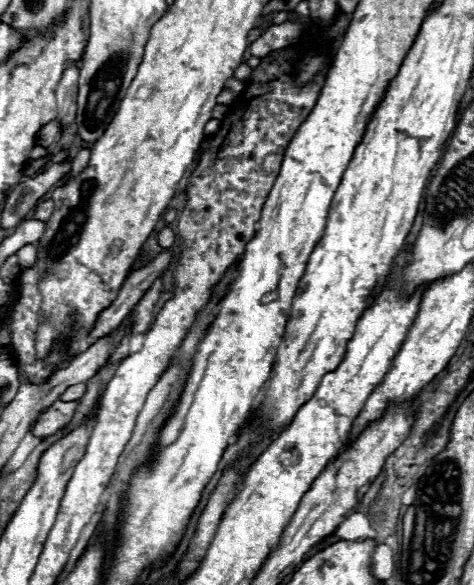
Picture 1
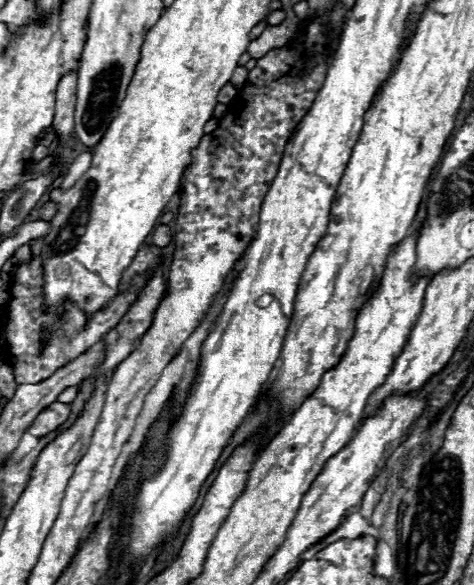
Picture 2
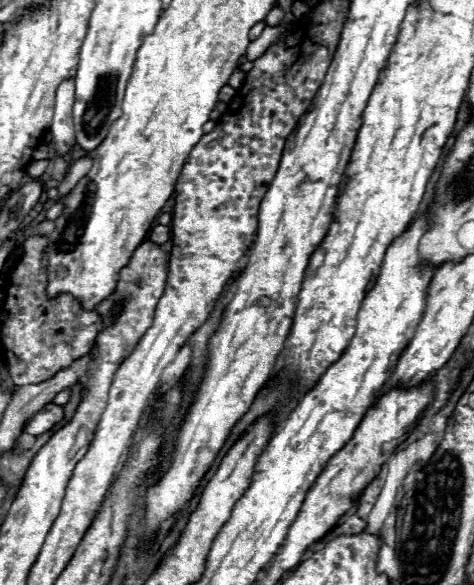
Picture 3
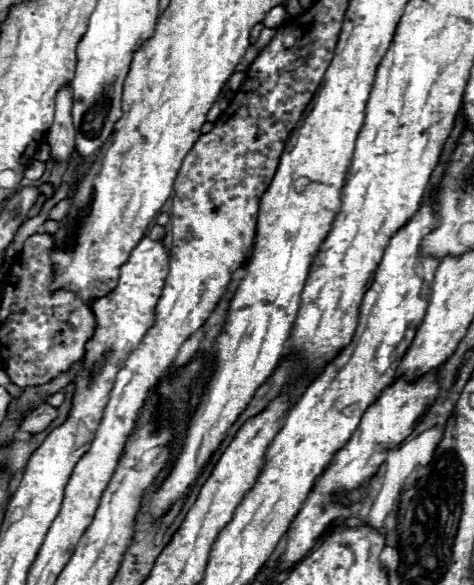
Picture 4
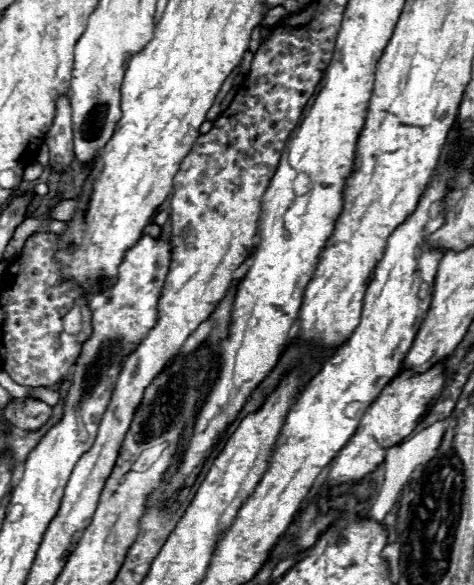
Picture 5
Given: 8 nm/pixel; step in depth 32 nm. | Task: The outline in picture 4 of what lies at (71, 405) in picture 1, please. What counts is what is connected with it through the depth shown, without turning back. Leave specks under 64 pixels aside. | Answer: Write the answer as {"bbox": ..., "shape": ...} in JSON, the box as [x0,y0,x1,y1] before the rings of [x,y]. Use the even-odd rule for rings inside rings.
{"bbox":[22,404,58,434],"shape":[[[42,404],[40,408],[36,408],[32,414],[28,414],[24,420],[22,420],[22,430],[24,432],[30,432],[30,434],[38,434],[42,430],[46,430],[50,426],[50,422],[58,418],[58,408],[50,406],[50,404]]]}

